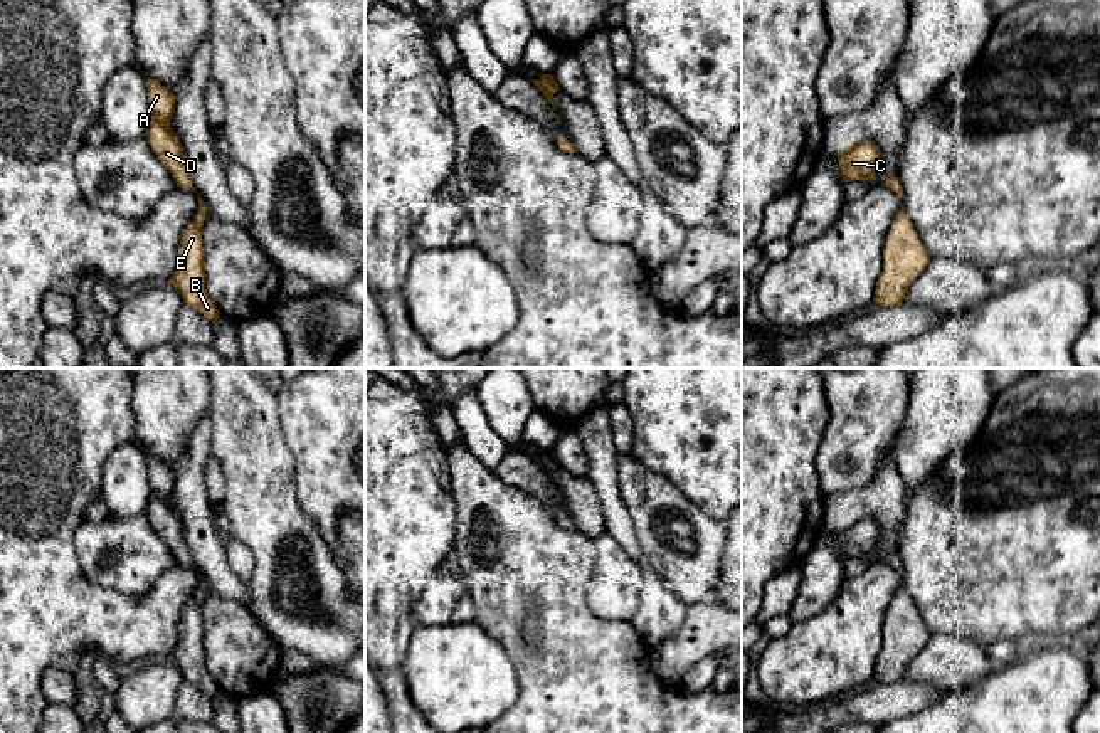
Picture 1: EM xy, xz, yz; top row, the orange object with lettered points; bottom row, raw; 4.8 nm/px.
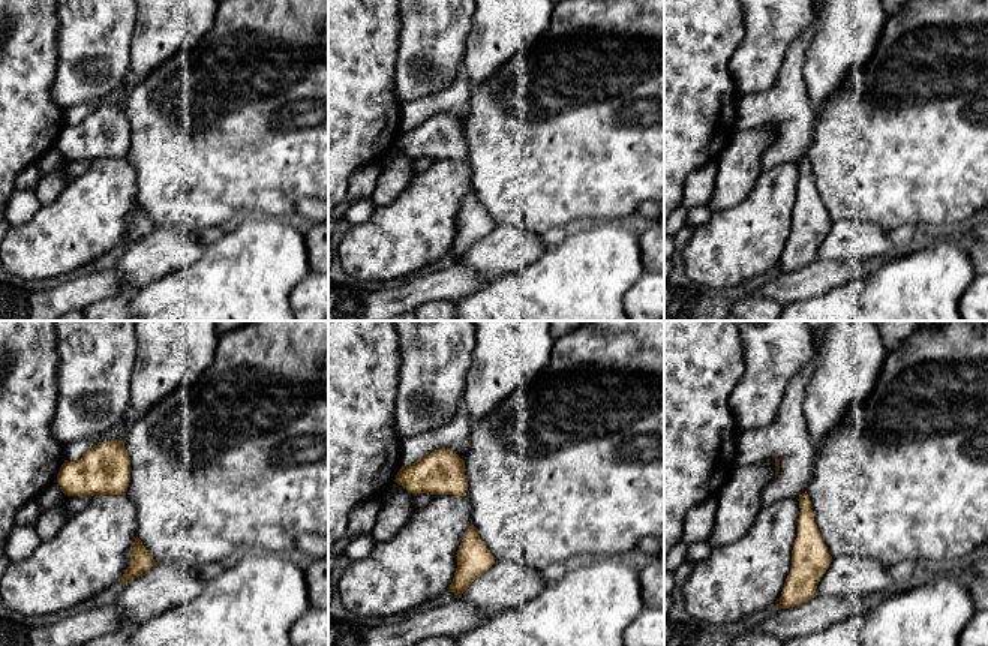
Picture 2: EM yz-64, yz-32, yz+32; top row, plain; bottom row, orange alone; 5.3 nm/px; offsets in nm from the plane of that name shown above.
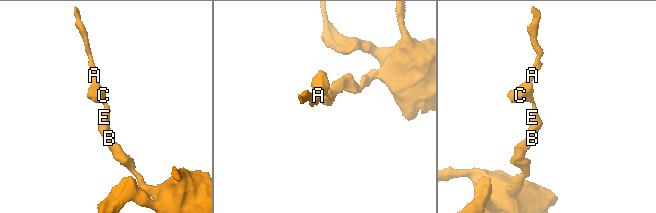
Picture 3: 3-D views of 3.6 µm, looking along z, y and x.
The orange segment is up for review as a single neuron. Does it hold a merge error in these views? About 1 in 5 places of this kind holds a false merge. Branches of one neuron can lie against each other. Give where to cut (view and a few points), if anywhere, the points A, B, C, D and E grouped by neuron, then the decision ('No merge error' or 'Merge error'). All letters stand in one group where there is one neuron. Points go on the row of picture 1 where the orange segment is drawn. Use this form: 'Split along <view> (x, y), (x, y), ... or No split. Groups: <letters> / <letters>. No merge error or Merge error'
No split. Groups: A B C D E. No merge error

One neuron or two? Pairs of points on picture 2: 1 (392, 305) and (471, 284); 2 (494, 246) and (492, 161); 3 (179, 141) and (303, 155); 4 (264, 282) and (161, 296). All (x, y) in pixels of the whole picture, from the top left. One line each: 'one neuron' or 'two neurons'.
1: one neuron
2: two neurons
3: one neuron
4: one neuron

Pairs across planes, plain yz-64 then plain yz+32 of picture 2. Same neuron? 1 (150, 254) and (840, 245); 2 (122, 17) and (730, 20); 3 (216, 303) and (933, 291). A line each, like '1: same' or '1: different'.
1: same
2: different
3: same

